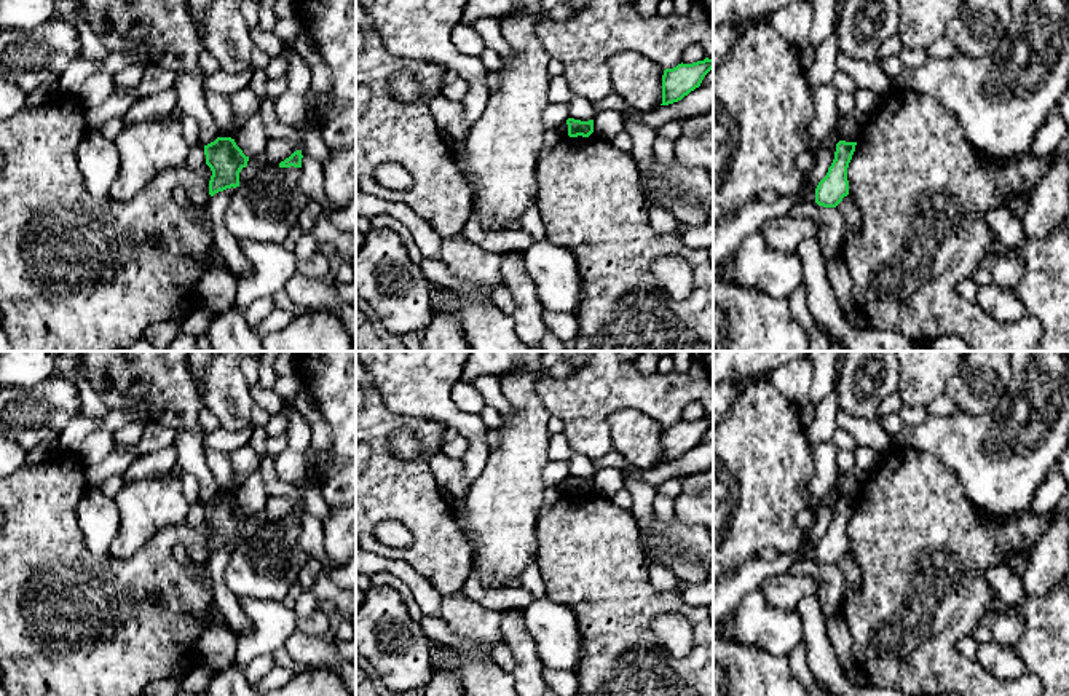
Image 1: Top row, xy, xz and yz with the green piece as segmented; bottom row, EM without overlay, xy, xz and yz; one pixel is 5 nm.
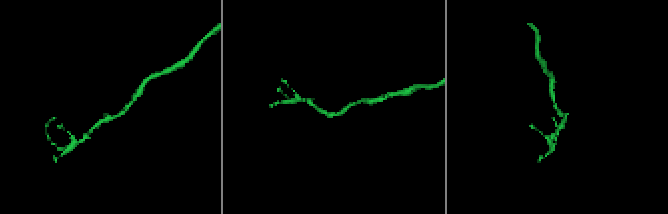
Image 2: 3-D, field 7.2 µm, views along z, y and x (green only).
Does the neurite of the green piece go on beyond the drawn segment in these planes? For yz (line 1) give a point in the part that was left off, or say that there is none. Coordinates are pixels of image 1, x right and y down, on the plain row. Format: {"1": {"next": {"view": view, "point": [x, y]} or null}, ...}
{"1": {"next": null}}

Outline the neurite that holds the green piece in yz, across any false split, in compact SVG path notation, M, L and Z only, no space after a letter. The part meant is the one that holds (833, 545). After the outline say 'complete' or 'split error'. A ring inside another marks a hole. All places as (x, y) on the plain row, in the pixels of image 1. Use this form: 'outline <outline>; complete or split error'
outline M839 498L834 517L826 533L815 546L815 560L823 565L836 565L849 552L847 525L855 509L857 500Z; complete

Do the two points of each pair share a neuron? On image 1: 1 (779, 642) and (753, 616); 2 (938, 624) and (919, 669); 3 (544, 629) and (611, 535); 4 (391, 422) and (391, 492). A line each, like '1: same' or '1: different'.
1: same
2: same
3: different
4: same

